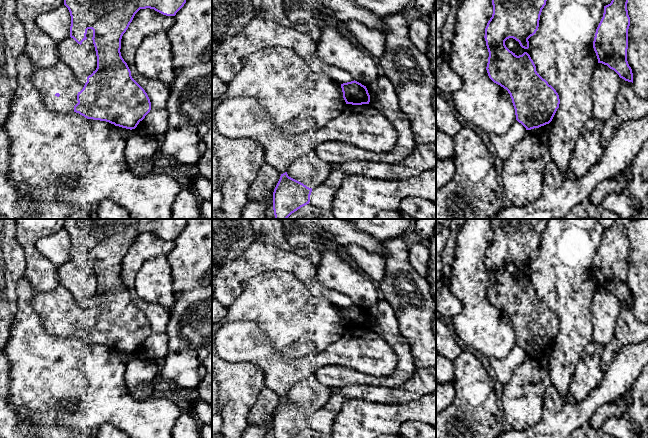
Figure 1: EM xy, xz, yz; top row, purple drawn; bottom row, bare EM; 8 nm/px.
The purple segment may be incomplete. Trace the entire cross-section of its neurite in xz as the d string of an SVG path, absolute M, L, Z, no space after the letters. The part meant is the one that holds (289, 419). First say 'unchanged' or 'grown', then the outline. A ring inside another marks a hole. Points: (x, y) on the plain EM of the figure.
unchanged; M281 398L273 416L274 438L292 438L309 428L312 412L288 400Z

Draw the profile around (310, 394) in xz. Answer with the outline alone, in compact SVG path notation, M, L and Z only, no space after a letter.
M314 374L293 385L287 398L309 412L315 412L328 402L331 392L332 388L321 384Z

